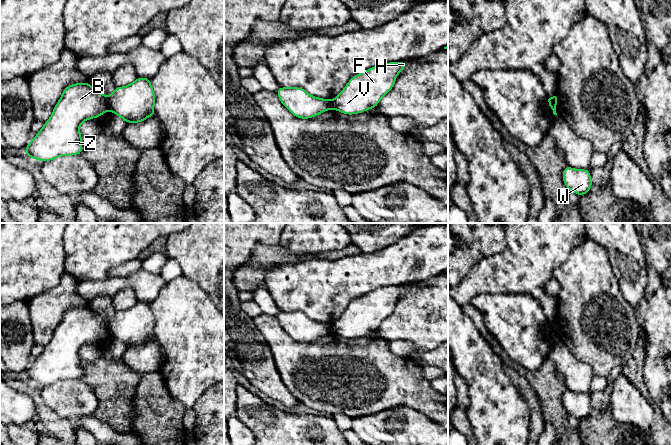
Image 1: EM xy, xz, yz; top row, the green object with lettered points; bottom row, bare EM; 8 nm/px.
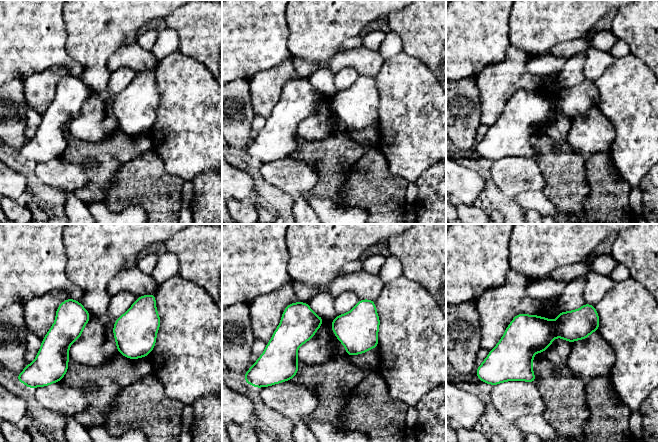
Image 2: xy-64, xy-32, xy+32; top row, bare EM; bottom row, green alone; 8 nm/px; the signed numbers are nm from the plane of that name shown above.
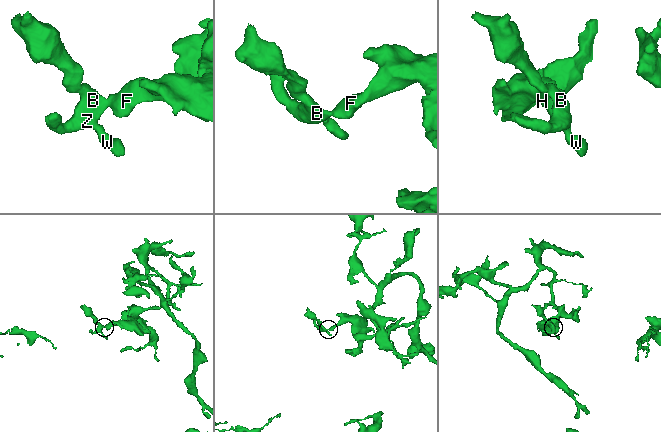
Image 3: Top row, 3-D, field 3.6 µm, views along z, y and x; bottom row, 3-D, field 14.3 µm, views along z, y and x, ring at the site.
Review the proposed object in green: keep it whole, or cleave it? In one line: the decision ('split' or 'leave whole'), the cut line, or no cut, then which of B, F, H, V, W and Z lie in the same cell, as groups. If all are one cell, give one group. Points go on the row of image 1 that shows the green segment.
split; cut xy (108, 97), (107, 106); groups B W Z / F H V

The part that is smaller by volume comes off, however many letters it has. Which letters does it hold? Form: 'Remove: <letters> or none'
Remove: B, W, Z

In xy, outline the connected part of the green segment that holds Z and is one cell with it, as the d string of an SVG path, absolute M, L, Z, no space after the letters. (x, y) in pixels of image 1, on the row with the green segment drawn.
M87 82L67 85L61 98L54 106L50 118L44 123L41 130L36 133L35 138L30 140L23 152L31 159L43 162L61 156L80 155L83 151L83 137L79 132L79 126L86 120L101 117L105 114L108 107L107 98Z

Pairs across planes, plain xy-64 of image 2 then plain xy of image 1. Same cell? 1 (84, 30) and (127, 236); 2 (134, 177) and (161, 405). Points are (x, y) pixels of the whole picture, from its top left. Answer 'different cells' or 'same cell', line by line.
1: same cell
2: same cell

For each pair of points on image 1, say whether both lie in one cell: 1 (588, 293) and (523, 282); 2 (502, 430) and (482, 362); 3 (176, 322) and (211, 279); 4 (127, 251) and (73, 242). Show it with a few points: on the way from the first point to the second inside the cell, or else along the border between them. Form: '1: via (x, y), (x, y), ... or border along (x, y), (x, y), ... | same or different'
1: border along (567, 260), (553, 270), (551, 277) | different
2: via (498, 413), (486, 379) | same
3: border along (183, 276), (193, 280), (209, 296), (213, 303) | different
4: via (114, 242), (86, 242) | same

